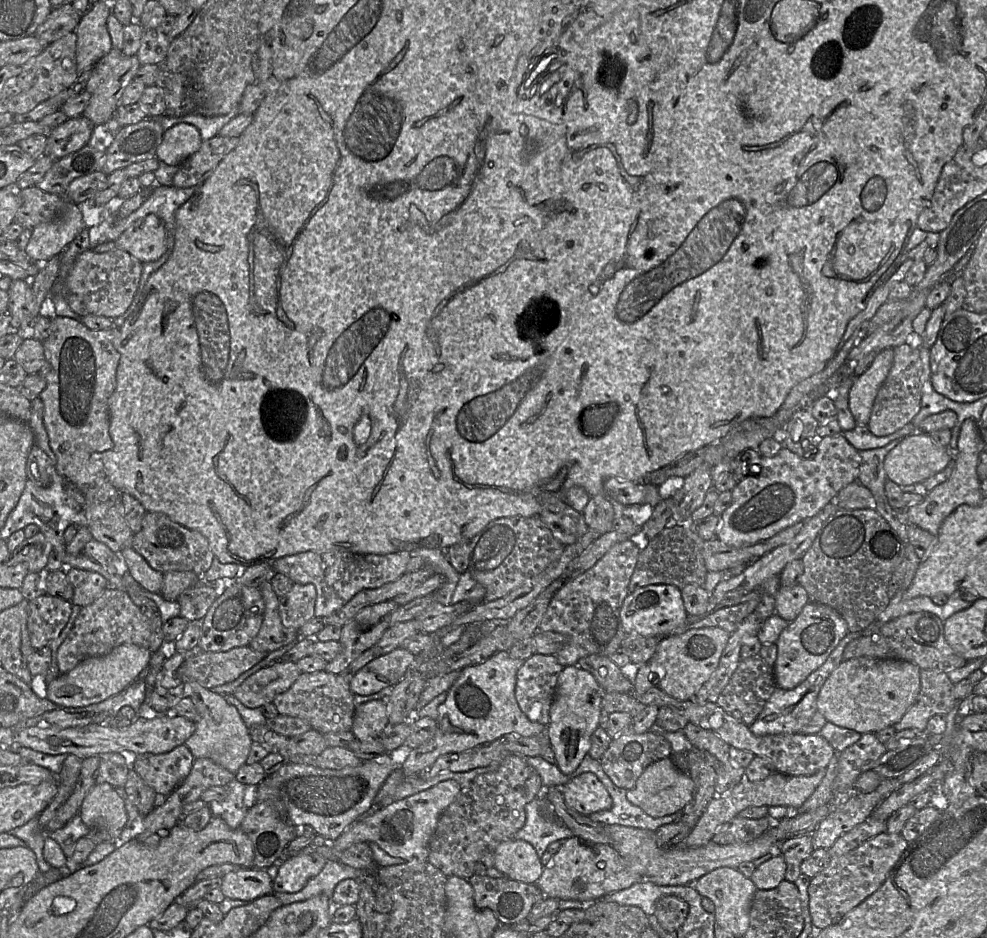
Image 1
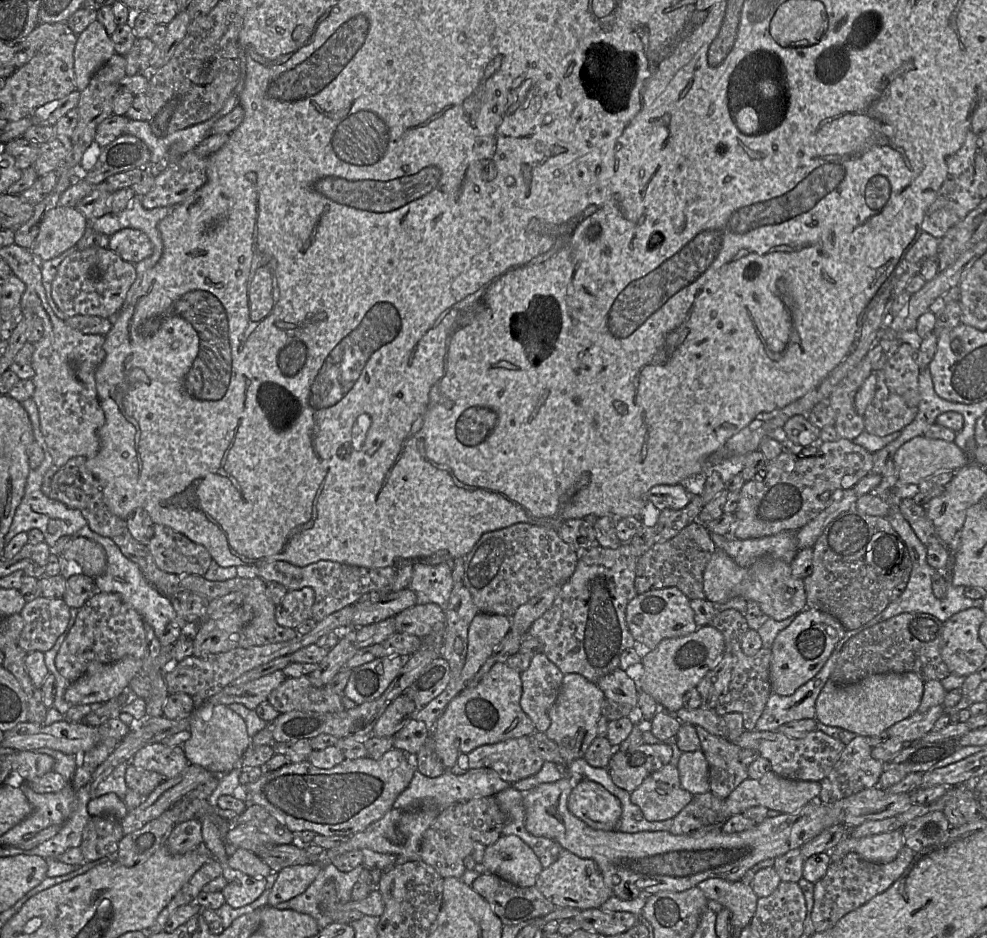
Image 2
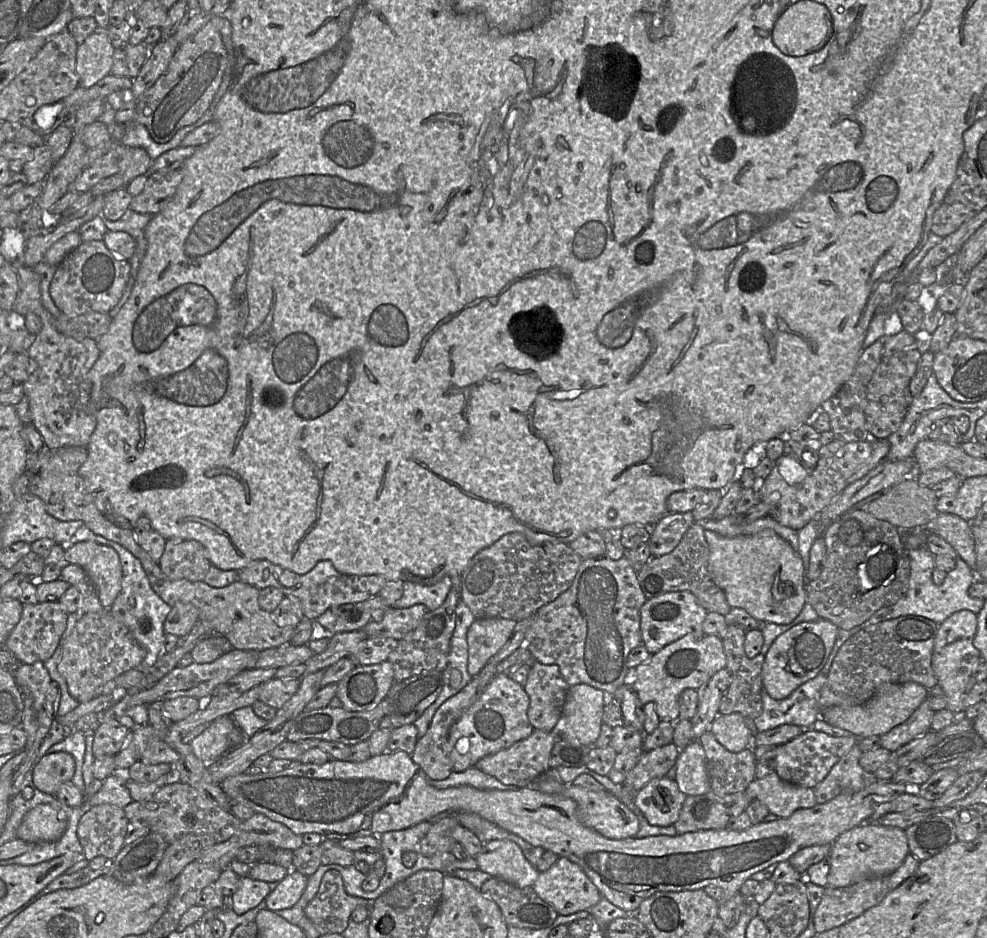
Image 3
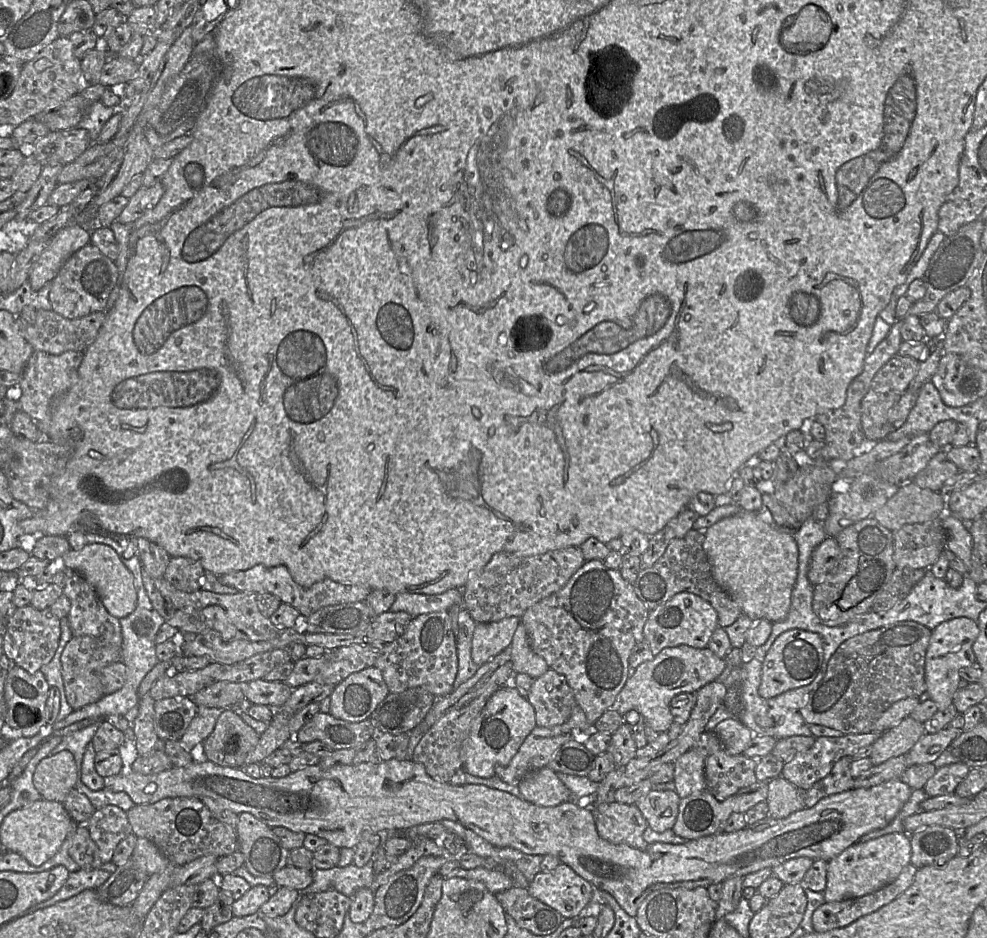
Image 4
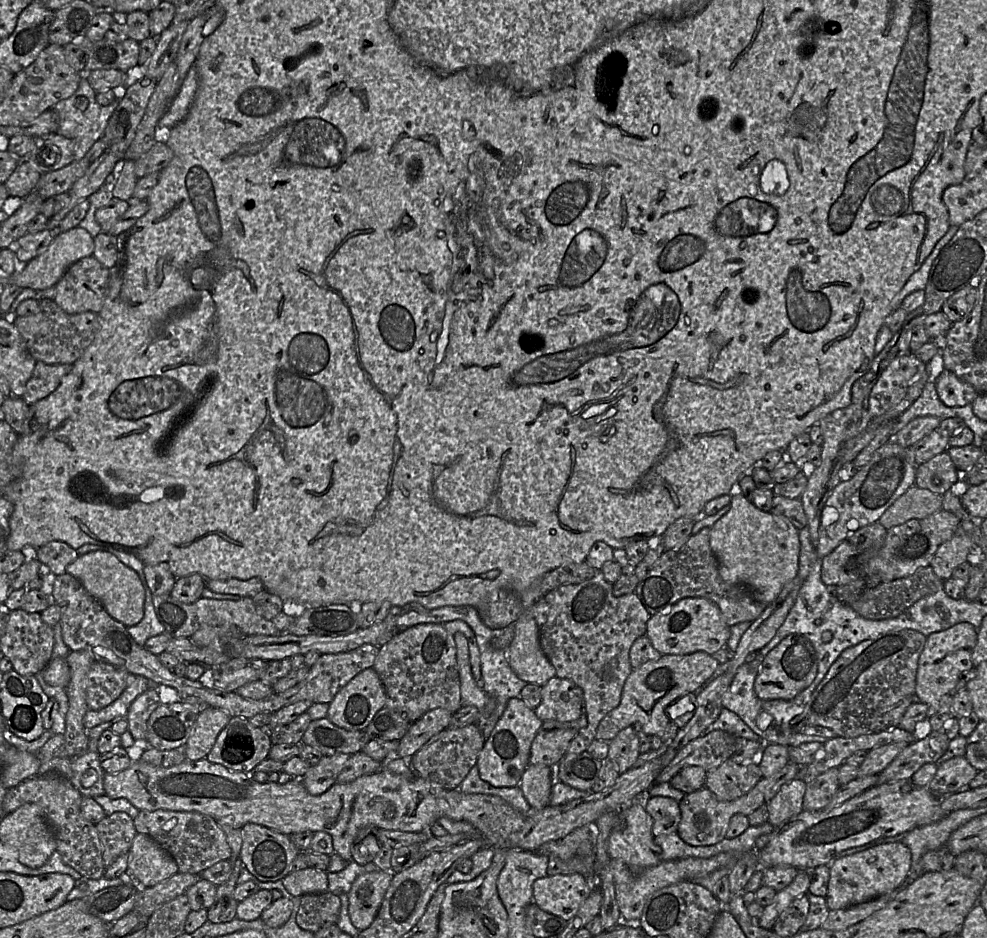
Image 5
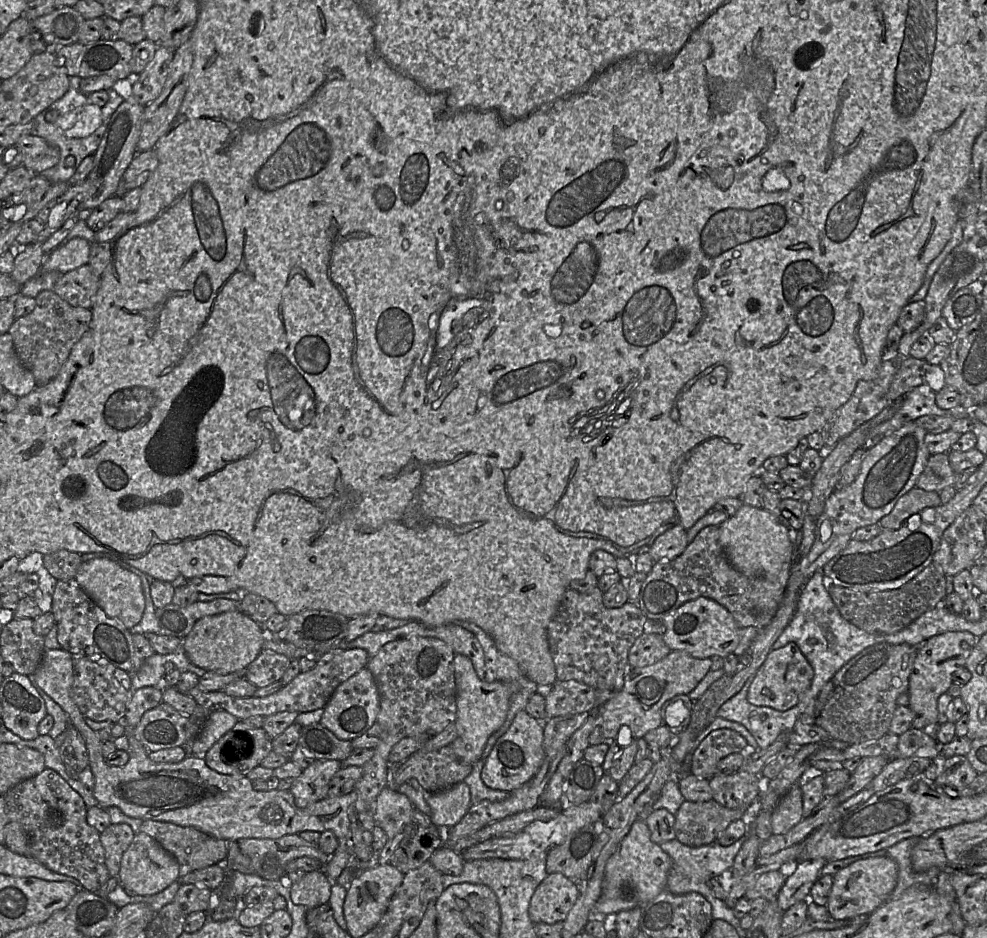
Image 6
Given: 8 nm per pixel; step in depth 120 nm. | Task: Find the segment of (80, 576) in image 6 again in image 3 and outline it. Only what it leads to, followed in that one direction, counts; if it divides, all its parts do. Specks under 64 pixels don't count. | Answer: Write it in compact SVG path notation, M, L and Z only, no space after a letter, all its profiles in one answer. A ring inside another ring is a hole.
M83 541L65 546L64 559L87 572L101 604L110 609L121 591L122 566L118 553L109 546Z

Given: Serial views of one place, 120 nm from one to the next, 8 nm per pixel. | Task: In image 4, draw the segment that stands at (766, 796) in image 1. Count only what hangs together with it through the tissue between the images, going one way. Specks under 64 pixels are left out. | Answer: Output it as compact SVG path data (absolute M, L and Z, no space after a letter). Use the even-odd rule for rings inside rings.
M782 776L769 780L766 798L769 817L781 820L796 811L806 808L805 792Z

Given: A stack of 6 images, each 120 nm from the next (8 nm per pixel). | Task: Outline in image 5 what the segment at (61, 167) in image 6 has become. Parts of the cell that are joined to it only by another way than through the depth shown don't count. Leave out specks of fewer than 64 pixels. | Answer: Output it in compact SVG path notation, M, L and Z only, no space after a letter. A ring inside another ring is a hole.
M79 72L82 75L78 89L69 98L55 104L52 110L59 117L58 134L74 141L74 160L85 157L92 145L104 134L108 121L117 108L120 100L115 99L110 105L102 106L96 101L96 91L87 81L87 73Z

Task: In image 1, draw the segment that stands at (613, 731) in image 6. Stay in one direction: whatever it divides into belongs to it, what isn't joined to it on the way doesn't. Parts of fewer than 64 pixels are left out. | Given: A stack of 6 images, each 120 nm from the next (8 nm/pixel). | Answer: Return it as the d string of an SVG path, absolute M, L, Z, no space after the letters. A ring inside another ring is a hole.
M706 627L661 638L654 656L648 662L651 670L659 676L658 687L677 700L689 700L717 669L730 635L719 627Z

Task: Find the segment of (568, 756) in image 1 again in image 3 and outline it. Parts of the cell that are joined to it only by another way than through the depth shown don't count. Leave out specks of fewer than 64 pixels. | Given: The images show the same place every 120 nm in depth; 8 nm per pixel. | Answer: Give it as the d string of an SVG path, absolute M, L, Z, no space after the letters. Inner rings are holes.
M588 684L570 686L562 715L552 732L572 743L592 746L603 724L603 693Z

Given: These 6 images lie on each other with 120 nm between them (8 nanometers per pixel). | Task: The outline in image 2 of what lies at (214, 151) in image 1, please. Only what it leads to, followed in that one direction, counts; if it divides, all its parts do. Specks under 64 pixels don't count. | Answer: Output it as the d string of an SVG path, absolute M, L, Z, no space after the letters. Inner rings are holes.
M194 151L166 163L166 167L154 175L152 189L141 197L142 205L146 209L179 205L207 182L207 165L208 157L201 157Z

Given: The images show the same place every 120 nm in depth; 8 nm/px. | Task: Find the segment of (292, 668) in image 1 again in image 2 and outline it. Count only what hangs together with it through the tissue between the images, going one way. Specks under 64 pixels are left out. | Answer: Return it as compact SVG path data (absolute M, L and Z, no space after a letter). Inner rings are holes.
M279 670L243 685L228 685L205 701L214 705L242 704L248 709L255 710L267 701L269 694L286 679L283 671Z

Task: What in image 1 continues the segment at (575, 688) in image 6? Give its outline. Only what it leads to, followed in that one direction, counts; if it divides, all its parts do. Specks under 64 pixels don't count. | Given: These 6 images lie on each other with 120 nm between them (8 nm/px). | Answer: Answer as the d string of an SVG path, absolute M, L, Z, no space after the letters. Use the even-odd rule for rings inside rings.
M535 653L519 668L515 697L521 711L533 723L549 724L550 707L563 669L555 655Z

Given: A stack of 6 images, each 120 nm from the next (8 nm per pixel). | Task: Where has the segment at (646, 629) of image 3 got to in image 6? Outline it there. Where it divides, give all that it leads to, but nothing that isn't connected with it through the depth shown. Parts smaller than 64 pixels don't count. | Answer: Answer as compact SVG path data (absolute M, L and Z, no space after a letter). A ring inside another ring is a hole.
M698 597L685 602L661 620L665 625L663 641L671 651L685 651L695 658L722 658L734 653L740 642L740 629L732 614L716 601Z

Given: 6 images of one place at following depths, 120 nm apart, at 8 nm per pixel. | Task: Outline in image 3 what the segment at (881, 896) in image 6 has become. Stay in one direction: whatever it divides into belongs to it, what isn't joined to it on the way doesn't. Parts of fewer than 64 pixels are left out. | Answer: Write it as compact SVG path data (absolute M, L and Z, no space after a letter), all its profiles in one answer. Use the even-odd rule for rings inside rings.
M864 822L842 833L831 845L827 887L842 888L864 879L888 875L903 863L909 853L907 836L903 829Z

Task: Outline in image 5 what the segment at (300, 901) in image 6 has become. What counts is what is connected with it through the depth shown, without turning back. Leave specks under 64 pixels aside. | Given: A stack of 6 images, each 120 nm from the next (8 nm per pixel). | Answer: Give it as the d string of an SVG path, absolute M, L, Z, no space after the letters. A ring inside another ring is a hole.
M313 867L290 872L282 879L282 882L288 893L294 897L328 891L327 871L318 870Z

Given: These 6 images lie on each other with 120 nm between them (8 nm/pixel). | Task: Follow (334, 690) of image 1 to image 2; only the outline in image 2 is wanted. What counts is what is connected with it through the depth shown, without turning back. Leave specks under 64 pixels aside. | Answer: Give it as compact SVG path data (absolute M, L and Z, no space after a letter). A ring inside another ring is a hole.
M301 676L287 678L269 694L267 701L280 714L290 711L339 713L345 710L343 696L325 686L315 687L308 676Z

